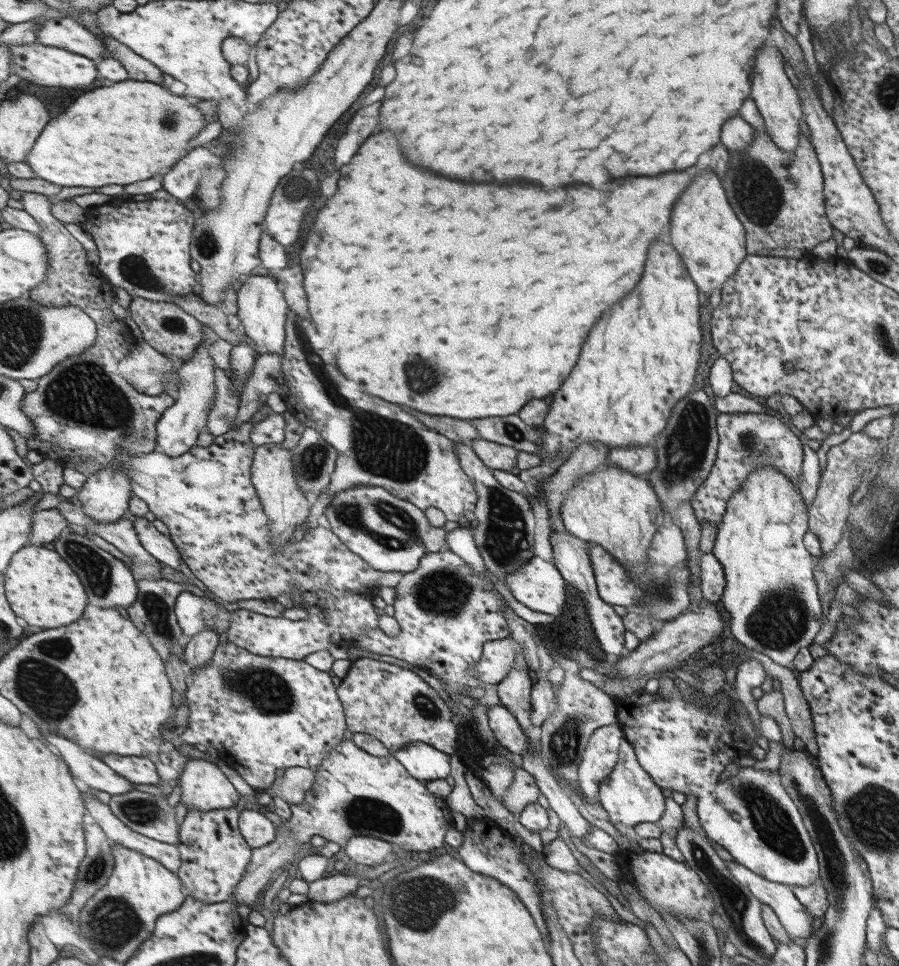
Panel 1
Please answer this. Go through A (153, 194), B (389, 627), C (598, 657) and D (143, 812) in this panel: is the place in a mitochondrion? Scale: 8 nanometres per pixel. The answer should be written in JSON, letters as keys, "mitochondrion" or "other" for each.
{"A":"other","B":"other","C":"other","D":"mitochondrion"}

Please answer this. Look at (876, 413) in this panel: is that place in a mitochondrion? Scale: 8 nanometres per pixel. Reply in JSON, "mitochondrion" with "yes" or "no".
{"mitochondrion":"no"}

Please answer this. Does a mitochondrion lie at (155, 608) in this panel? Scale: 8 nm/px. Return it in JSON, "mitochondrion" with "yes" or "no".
{"mitochondrion":"yes"}

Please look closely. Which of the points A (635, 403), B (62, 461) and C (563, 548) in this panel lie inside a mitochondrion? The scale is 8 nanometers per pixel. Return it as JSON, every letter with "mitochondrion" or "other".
{"A":"other","B":"other","C":"other"}

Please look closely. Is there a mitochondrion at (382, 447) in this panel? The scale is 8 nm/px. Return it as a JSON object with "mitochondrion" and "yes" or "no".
{"mitochondrion":"yes"}

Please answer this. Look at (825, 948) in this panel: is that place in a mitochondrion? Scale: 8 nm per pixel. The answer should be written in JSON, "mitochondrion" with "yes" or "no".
{"mitochondrion":"yes"}

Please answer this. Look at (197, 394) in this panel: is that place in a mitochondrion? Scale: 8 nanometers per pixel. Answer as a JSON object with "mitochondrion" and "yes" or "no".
{"mitochondrion":"no"}

